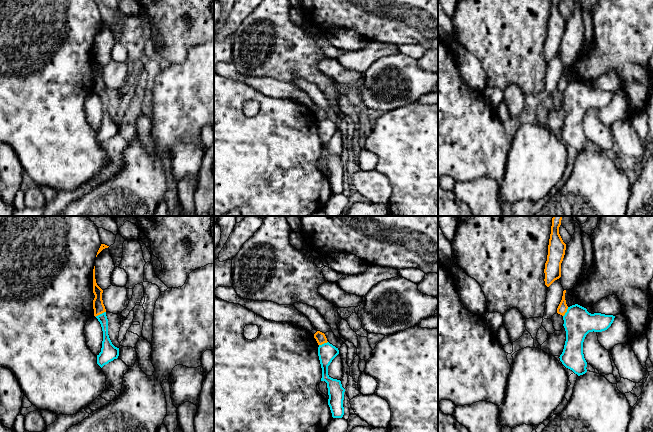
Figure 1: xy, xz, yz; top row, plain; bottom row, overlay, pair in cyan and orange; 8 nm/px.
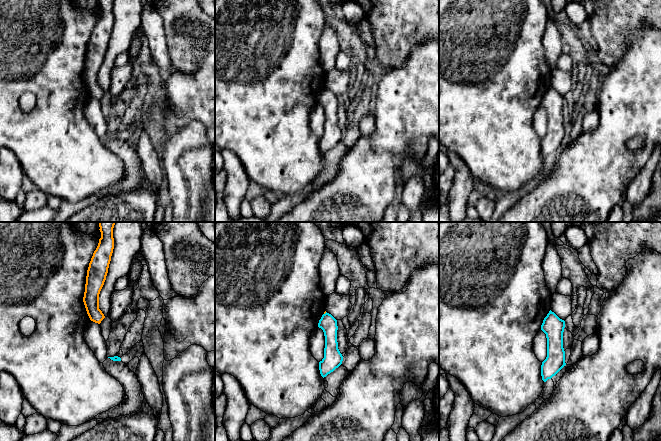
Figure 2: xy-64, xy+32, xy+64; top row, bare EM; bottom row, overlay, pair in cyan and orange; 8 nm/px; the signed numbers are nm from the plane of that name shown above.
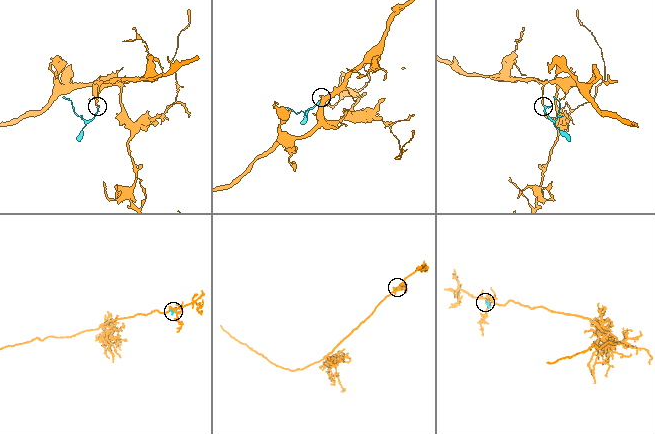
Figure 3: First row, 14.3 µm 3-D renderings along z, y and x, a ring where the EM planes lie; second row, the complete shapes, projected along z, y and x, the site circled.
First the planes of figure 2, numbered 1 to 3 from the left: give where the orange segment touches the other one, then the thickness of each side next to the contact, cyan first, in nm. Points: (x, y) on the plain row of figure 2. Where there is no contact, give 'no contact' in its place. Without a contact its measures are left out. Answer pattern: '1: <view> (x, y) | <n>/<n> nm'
1: no contact
2: xy+32 (325, 89) | 140/20 nm
3: no contact

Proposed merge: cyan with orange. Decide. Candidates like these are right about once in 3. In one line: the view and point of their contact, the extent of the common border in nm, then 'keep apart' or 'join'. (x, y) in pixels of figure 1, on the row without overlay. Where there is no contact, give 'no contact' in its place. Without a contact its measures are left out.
contact xy (100, 90); length 100 nm; keep apart

